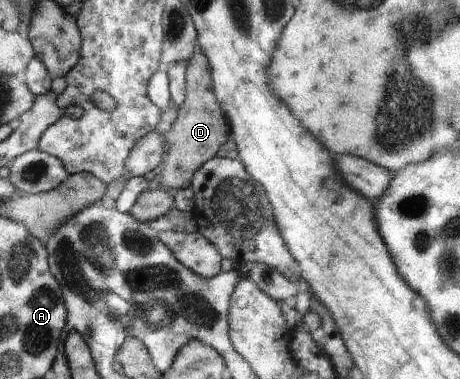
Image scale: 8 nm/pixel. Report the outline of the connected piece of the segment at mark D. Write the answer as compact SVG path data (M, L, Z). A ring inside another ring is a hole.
M197 48L188 62L186 71L186 98L180 109L177 110L176 121L164 135L166 154L159 173L154 175L155 182L169 191L178 191L190 187L194 173L206 161L217 156L222 143L225 143L231 134L221 106L215 99L212 89L212 77L208 67L208 59Z

